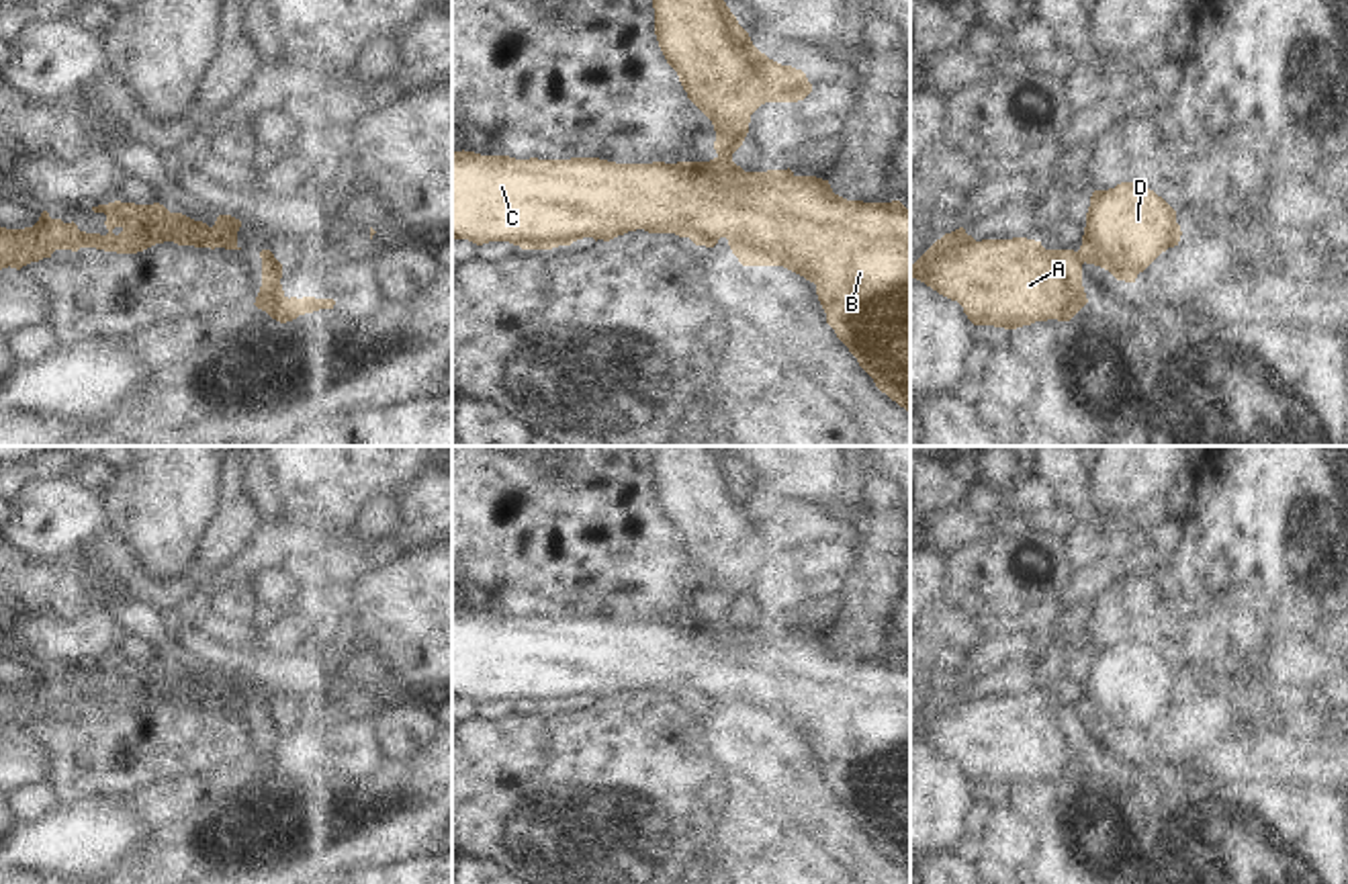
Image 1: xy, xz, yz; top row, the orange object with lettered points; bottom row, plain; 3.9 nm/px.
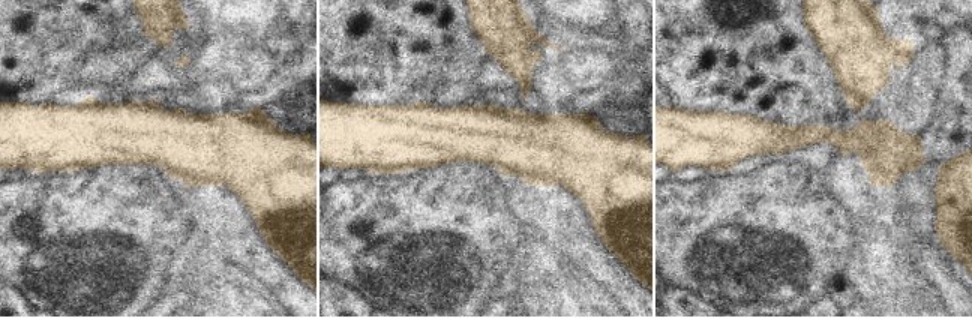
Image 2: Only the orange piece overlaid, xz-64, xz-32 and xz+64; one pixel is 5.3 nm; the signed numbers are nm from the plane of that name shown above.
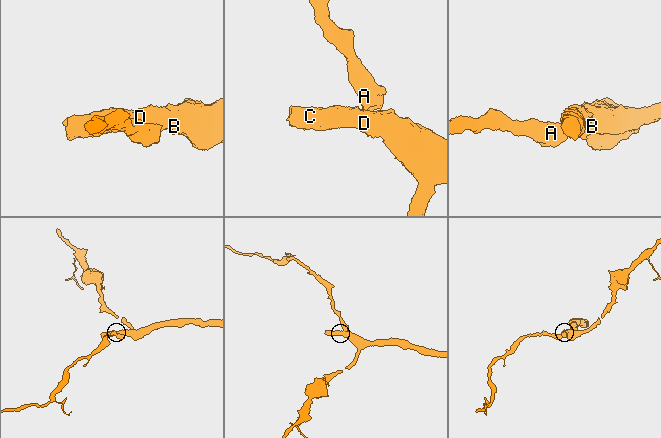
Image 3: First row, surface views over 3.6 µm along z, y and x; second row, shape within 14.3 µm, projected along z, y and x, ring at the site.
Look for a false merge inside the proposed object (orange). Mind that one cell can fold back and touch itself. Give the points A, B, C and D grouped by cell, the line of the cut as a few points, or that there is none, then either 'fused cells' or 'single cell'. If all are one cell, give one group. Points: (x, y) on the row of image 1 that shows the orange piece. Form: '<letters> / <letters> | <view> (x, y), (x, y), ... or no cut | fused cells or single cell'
A / B C D | xz (719, 154), (731, 158) | fused cells

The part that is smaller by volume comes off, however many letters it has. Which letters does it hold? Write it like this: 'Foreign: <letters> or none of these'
Foreign: A

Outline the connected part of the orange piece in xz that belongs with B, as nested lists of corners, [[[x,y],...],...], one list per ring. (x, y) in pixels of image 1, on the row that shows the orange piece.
[[[452,151],[452,239],[477,246],[509,241],[522,250],[552,250],[577,239],[610,241],[628,231],[675,233],[695,246],[728,239],[743,266],[783,266],[816,284],[826,323],[873,379],[875,387],[910,413],[910,211],[900,203],[847,201],[828,180],[788,170],[745,172],[732,158],[710,162],[616,164],[599,158],[515,160]]]

